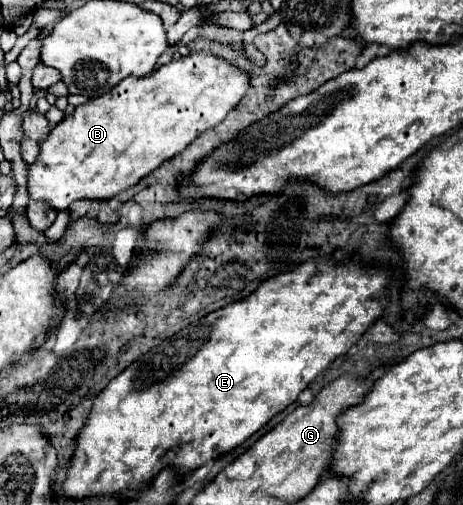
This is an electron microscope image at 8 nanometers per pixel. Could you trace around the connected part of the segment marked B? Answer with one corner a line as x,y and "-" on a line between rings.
205,53
173,59
147,77
123,79
109,93
75,107
75,113
65,117
47,139
41,141
39,157
29,165
27,193
33,201
45,201
55,211
69,211
71,203
79,199
111,199
133,187
163,161
181,153
201,131
221,123
221,119
237,107
245,89
249,89
249,77
241,69

